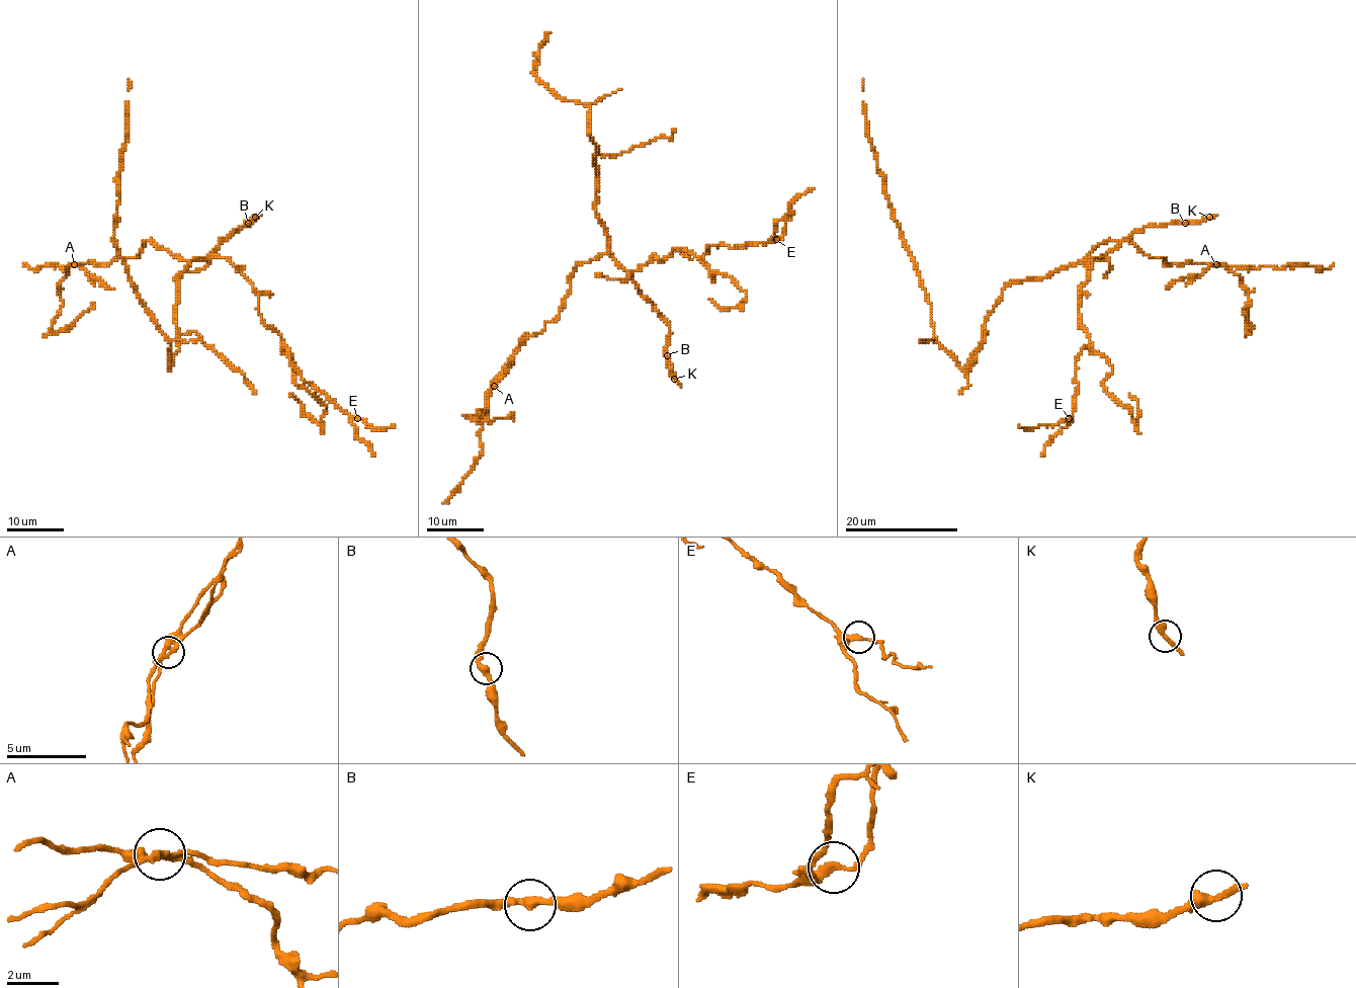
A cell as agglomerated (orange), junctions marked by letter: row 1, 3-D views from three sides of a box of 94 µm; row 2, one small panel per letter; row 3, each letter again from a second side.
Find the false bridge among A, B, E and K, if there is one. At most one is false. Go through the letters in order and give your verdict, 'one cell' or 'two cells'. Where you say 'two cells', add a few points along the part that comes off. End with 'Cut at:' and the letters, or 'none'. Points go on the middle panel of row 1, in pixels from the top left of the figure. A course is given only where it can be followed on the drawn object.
A: two cells | (493, 386), (488, 402), (488, 417), (479, 433), (482, 453), (475, 460), (472, 471), (442, 504)
B: one cell
E: one cell
K: one cell
Cut at: A

